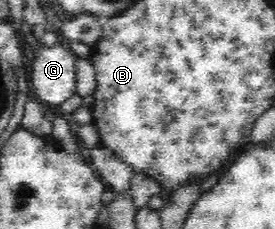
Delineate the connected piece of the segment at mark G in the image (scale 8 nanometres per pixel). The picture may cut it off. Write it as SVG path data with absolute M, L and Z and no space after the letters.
M39 45L29 64L30 93L48 105L60 105L77 92L77 56L60 45Z

